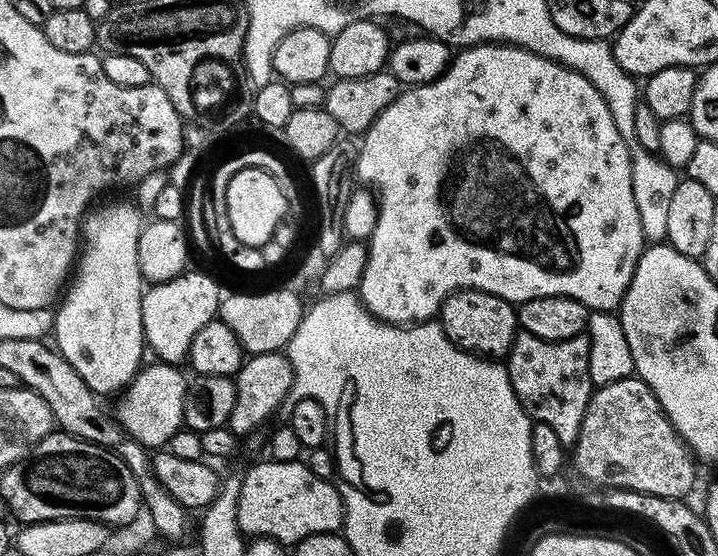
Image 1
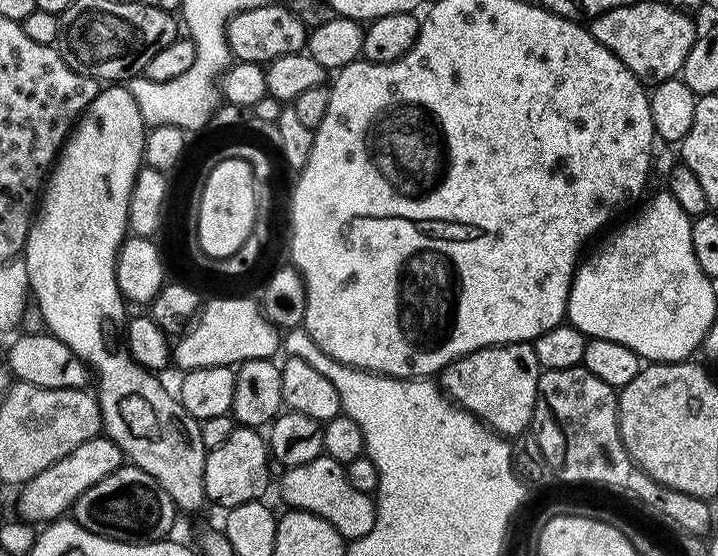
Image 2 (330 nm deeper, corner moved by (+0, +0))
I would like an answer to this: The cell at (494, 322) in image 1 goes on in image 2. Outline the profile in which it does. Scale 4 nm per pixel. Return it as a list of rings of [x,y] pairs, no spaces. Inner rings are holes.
[[[531,343],[495,344],[450,362],[439,372],[438,383],[453,404],[459,404],[493,432],[505,438],[520,438],[532,422],[541,371]]]

